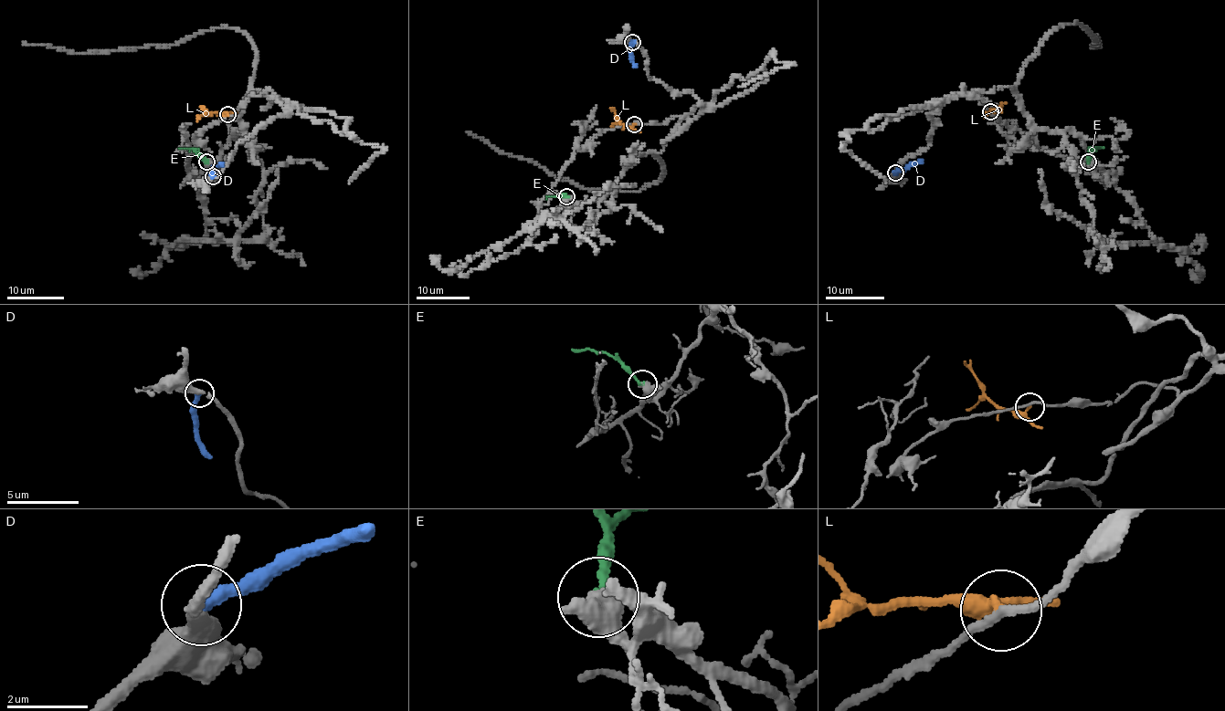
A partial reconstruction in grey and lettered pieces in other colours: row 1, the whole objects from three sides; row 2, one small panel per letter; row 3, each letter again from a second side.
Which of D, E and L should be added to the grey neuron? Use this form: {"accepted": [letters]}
{"accepted": ["E"]}

